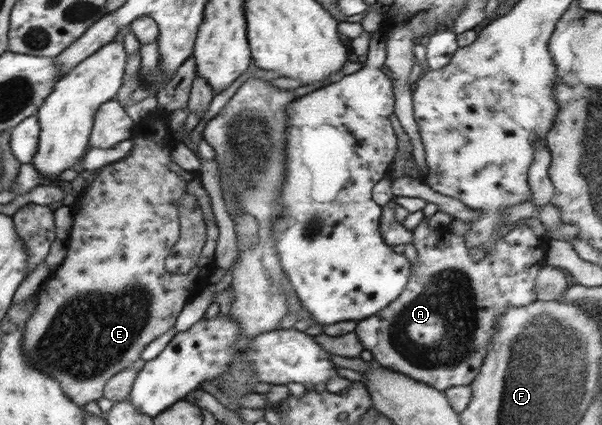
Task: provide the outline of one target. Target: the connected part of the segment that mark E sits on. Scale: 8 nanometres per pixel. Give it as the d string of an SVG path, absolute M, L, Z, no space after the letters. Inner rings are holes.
M150 112L136 123L130 138L134 146L128 156L100 169L94 182L83 190L74 207L65 259L52 271L52 278L40 286L35 295L37 304L33 315L25 324L22 350L27 359L40 372L54 377L65 395L81 407L102 397L105 384L114 374L130 367L140 359L140 354L152 340L174 326L176 317L187 302L202 292L214 267L219 228L211 199L196 174L187 172L172 161L170 153L176 140L163 119L162 112ZM188 195L194 196L201 206L206 242L196 266L179 275L165 269L165 258L180 237L179 204Z

